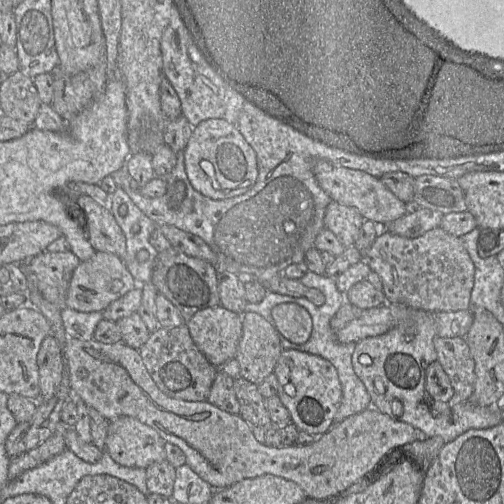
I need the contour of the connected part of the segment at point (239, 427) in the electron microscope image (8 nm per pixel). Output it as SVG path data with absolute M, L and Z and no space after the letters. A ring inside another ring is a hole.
M66 335L66 341L63 346L63 359L66 366L66 371L69 376L70 387L73 392L74 398L78 398L82 400L88 407L92 407L96 409L104 418L107 420L113 420L115 418L121 416L130 416L138 419L143 424L146 424L152 427L156 432L160 435L160 437L165 441L178 446L186 457L186 464L204 481L206 481L214 490L220 490L226 487L229 487L239 481L248 478L255 478L265 474L272 474L275 476L282 477L286 480L290 480L296 483L306 494L307 498L322 500L330 497L338 496L340 493L345 491L348 487L355 484L361 479L365 479L365 477L373 478L370 476L370 473L380 465L383 459L393 450L398 450L397 448L401 448L402 446L417 441L422 438L422 435L419 430L407 424L405 422L397 421L392 419L386 414L381 413L374 407L370 407L358 414L352 415L342 421L335 427L332 427L327 433L317 437L315 441L309 445L300 446L298 444L294 444L291 446L283 446L281 448L276 448L272 446L268 446L265 443L259 442L253 432L252 426L245 421L239 414L231 414L229 412L223 411L220 408L214 406L210 402L206 401L186 401L182 399L172 398L167 396L164 392L162 392L151 375L149 374L138 349L132 348L123 342L118 342L114 344L106 344L99 342L95 339L91 340L80 340Z

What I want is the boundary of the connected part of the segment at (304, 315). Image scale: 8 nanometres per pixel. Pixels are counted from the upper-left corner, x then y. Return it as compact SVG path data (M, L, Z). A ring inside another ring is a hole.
M280 303L271 311L274 326L287 340L294 344L306 343L313 330L309 311L296 303Z

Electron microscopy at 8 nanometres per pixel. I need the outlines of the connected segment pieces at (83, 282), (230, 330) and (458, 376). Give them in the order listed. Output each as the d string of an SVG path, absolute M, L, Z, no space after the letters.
M96 251L89 260L81 261L73 271L66 299L66 307L79 312L102 312L112 302L137 286L137 281L127 269L122 258L115 254Z
M219 305L198 311L187 326L198 349L215 367L235 357L242 335L242 314Z
M435 337L434 347L454 390L452 401L467 402L473 394L476 376L475 362L465 338Z

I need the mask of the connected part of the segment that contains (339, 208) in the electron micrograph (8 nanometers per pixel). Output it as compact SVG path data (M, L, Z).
M331 201L325 212L324 226L335 234L345 248L353 246L365 219L354 208Z

